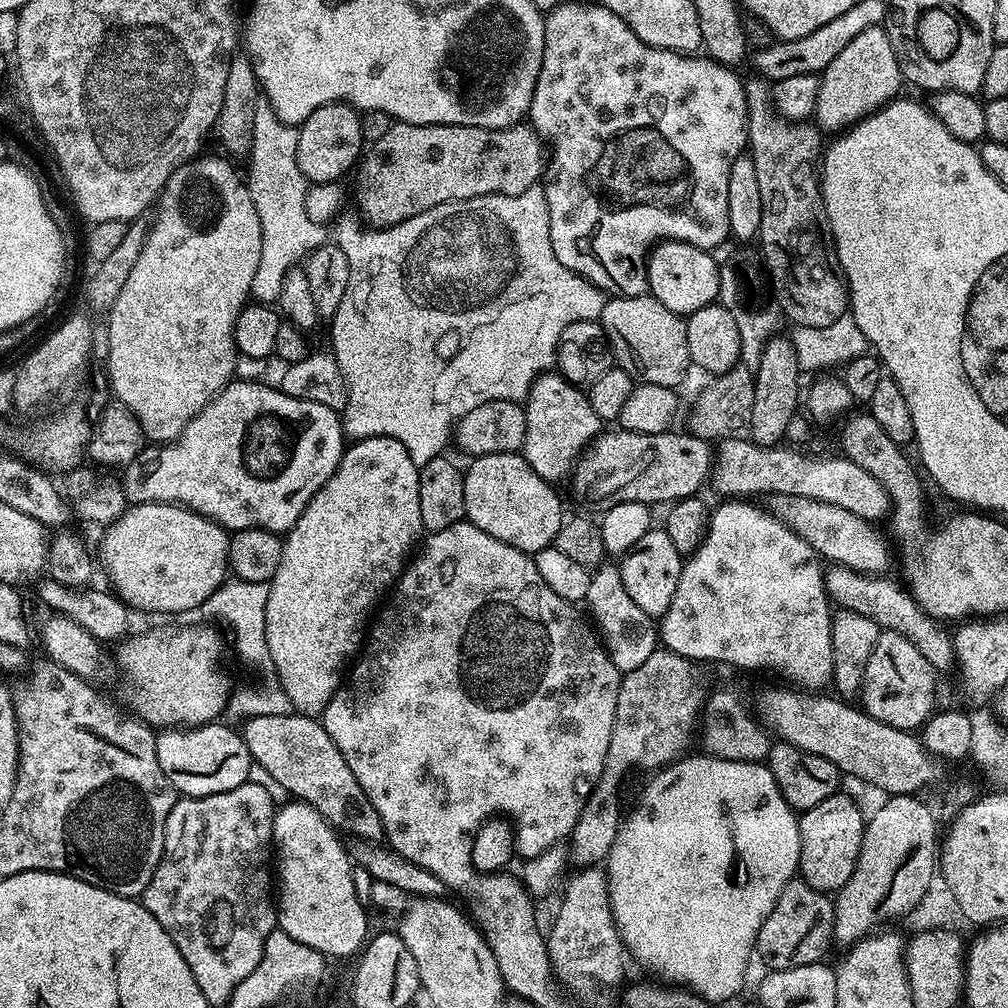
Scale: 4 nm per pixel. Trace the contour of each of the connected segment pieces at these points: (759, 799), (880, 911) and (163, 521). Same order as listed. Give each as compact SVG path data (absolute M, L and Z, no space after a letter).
M707 754L699 755L685 755L661 767L657 771L660 773L645 786L640 805L629 816L627 813L621 819L614 846L608 851L606 861L608 907L612 909L612 918L620 932L627 955L631 959L633 956L650 975L657 976L652 978L668 986L679 986L695 992L703 1000L715 1002L728 1000L739 994L740 987L744 984L744 975L748 972L748 959L753 959L754 956L758 930L762 922L770 918L770 910L774 910L774 902L778 902L778 894L782 894L786 882L790 882L797 875L800 866L800 822L797 813L786 802L782 790L778 790L778 782L774 782L774 774L770 774L767 763L730 762Z
M916 794L889 795L873 816L867 817L864 837L850 882L834 896L835 943L852 946L873 935L883 920L907 917L918 906L932 876L938 872L938 832L932 812Z
M133 504L125 507L123 514L117 520L113 520L111 524L103 529L104 541L100 544L100 556L98 552L98 560L104 563L104 572L108 575L111 591L119 596L129 609L140 612L196 612L200 610L203 603L218 588L226 577L229 575L228 566L228 537L229 533L216 524L213 520L207 520L206 517L200 516L196 512L192 512L189 508L182 508L178 504Z

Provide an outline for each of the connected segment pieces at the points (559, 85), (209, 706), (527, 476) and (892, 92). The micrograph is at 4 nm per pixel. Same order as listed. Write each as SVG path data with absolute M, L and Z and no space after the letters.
M560 2L544 16L538 82L534 86L527 119L530 127L550 149L546 160L546 179L542 187L546 206L550 210L550 242L562 266L574 270L591 284L597 284L605 293L642 296L648 292L648 257L657 244L665 240L684 240L695 248L716 250L724 239L729 239L726 193L730 187L730 166L734 166L748 143L748 103L744 93L744 80L732 72L735 71L729 65L720 64L707 55L671 52L642 42L634 29L618 14L611 12L603 2Z
M202 623L164 624L161 628L148 628L137 636L129 635L121 639L115 645L116 664L124 675L124 684L128 687L128 704L133 708L129 709L153 729L194 728L219 721L225 715L234 683L224 669L224 640L211 628L211 623Z
M514 452L478 456L464 472L466 510L469 524L486 530L494 538L514 546L520 552L535 554L555 541L566 519L560 496L553 485Z
M883 27L862 30L854 42L850 42L824 72L819 73L820 89L814 120L821 129L829 128L832 134L847 130L859 120L865 120L885 104L897 99L896 92L902 85L898 58Z

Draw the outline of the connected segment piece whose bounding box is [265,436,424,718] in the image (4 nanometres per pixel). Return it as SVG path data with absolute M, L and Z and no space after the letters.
M371 436L349 443L334 474L310 498L298 522L283 537L282 562L268 584L265 636L272 669L299 715L323 717L350 661L361 651L370 624L368 611L381 603L380 595L395 585L409 563L424 532L422 510L418 510L419 481L420 469L402 442L389 436Z

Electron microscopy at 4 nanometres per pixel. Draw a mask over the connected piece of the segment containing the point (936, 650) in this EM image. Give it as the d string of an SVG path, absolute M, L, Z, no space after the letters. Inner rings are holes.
M833 563L824 573L824 589L828 591L828 599L837 609L846 608L851 612L862 614L862 618L870 618L885 632L897 632L906 638L937 670L952 668L952 636L945 625L920 609L911 592L900 588L884 574L856 572L847 566ZM832 568L832 569L831 569Z

